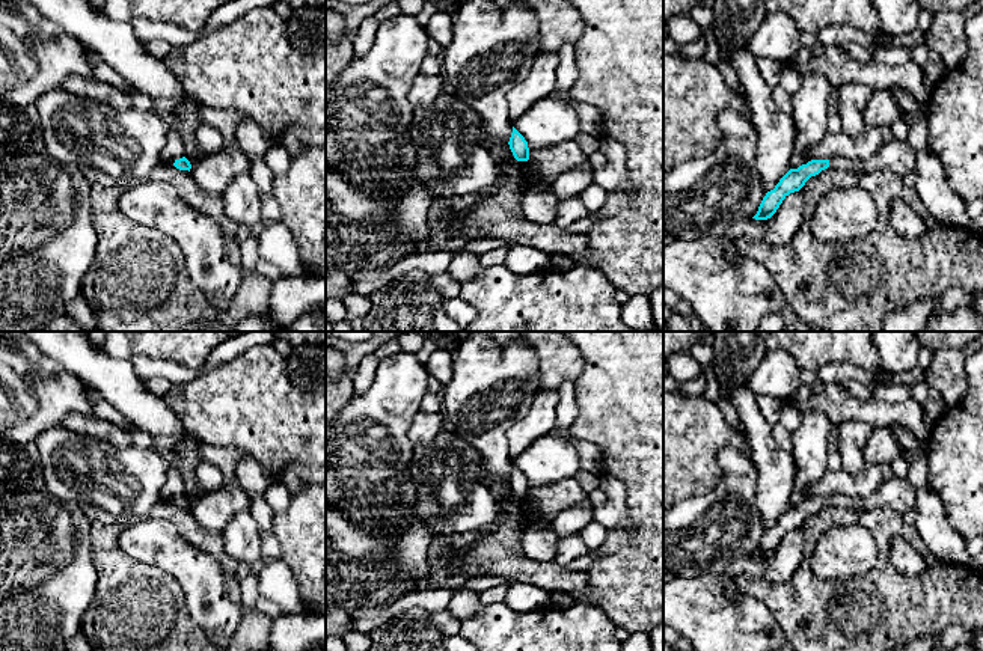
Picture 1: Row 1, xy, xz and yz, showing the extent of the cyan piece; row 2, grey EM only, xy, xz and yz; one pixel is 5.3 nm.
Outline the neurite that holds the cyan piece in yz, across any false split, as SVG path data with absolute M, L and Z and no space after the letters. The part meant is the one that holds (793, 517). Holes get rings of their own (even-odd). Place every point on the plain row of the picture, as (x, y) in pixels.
M893 475L880 484L874 494L868 497L846 494L831 497L811 497L798 506L790 506L779 517L775 526L766 530L757 552L752 556L770 556L790 530L799 529L811 514L819 512L828 505L843 505L856 511L890 508L896 512L905 514L908 509L915 506L917 493L918 490L908 481L908 478Z

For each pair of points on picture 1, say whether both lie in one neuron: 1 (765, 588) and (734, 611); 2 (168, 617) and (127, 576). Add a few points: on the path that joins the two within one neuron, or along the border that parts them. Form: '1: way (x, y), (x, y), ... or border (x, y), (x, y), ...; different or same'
1: border (733, 579), (736, 586), (759, 600), (777, 623); different
2: way (157, 606), (137, 586); same

